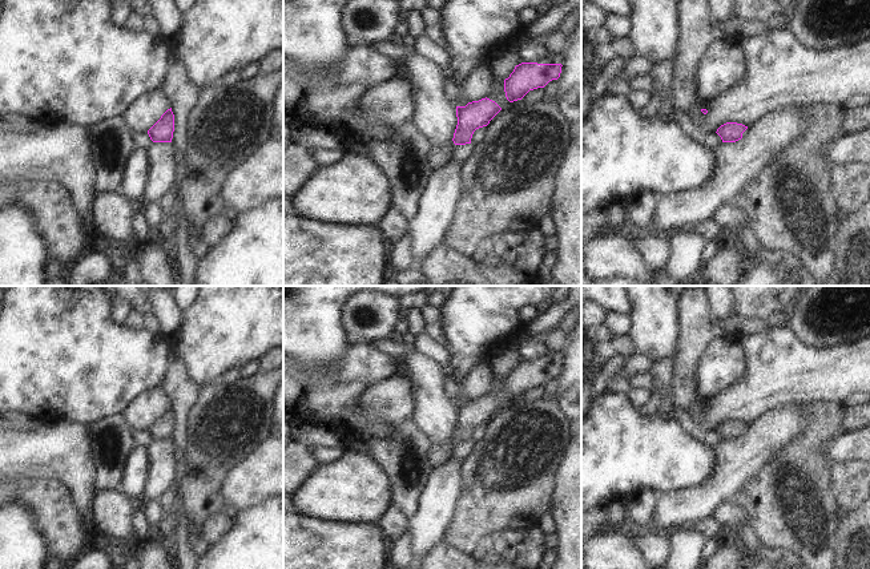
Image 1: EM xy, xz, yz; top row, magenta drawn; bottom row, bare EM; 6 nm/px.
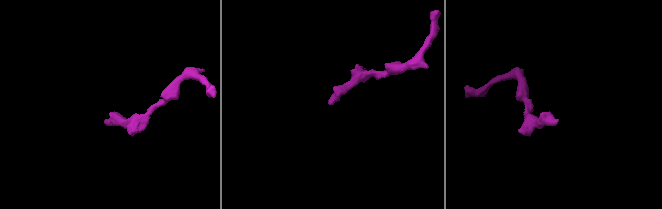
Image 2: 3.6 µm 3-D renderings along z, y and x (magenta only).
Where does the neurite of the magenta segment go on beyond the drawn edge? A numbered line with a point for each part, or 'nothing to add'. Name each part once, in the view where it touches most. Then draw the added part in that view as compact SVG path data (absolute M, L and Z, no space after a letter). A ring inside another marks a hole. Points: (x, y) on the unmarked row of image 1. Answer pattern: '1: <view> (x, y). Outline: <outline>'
1: xz (548, 356). Outline: M547 351L543 356L537 358L537 362L564 362L565 356L563 351L559 352L549 352Z

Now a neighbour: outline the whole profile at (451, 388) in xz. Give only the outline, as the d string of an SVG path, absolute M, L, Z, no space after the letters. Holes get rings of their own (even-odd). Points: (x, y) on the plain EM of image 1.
M447 378L443 382L443 391L446 396L452 401L456 401L460 396L459 384L455 383L451 378Z

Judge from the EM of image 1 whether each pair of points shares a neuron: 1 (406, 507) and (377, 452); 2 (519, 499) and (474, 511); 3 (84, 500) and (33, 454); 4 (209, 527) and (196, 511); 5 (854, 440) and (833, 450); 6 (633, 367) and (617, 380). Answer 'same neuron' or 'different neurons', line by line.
1: same neuron
2: same neuron
3: same neuron
4: different neurons
5: same neuron
6: same neuron

